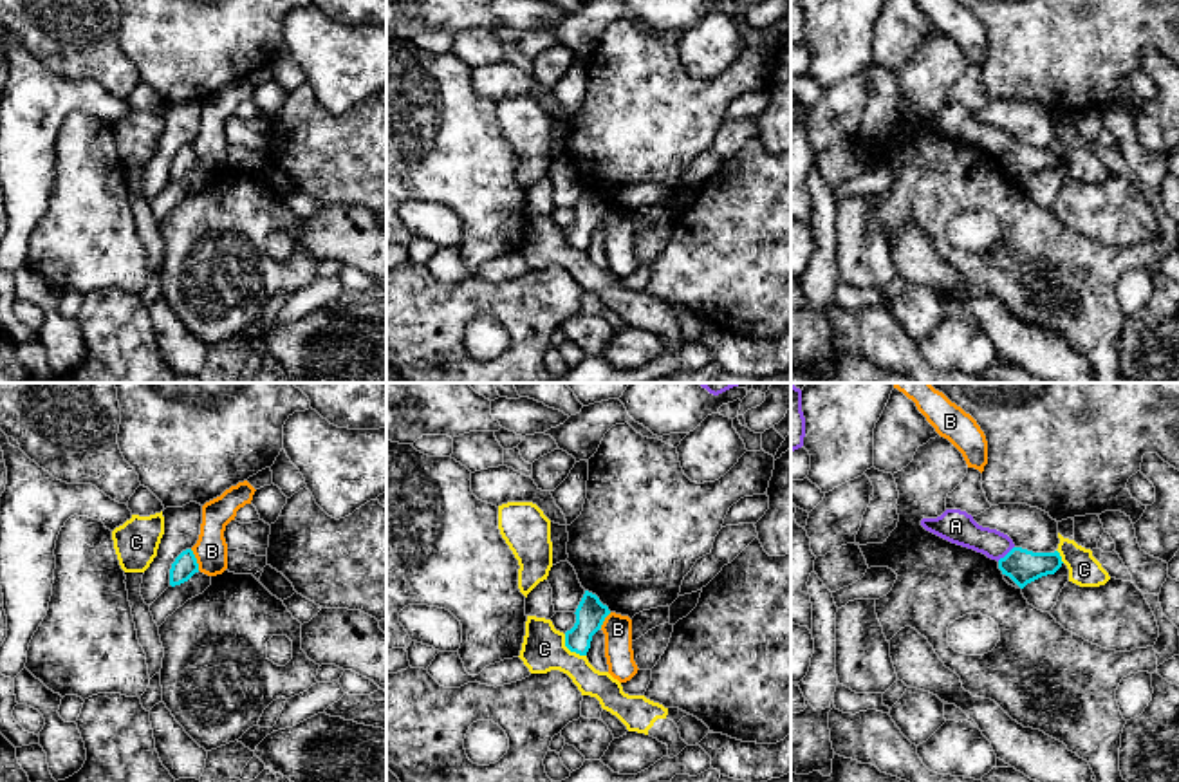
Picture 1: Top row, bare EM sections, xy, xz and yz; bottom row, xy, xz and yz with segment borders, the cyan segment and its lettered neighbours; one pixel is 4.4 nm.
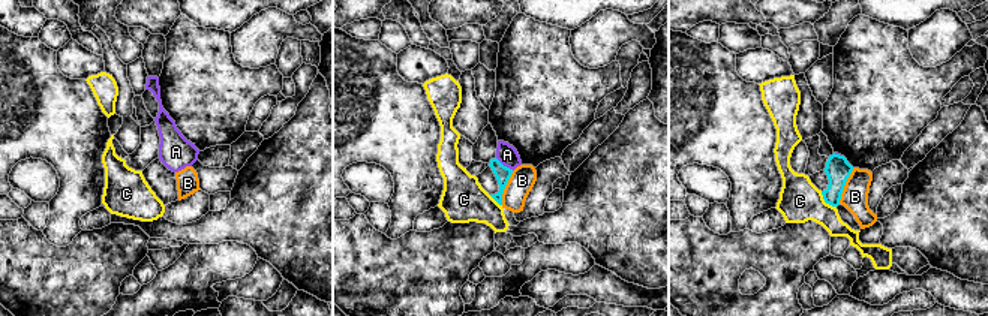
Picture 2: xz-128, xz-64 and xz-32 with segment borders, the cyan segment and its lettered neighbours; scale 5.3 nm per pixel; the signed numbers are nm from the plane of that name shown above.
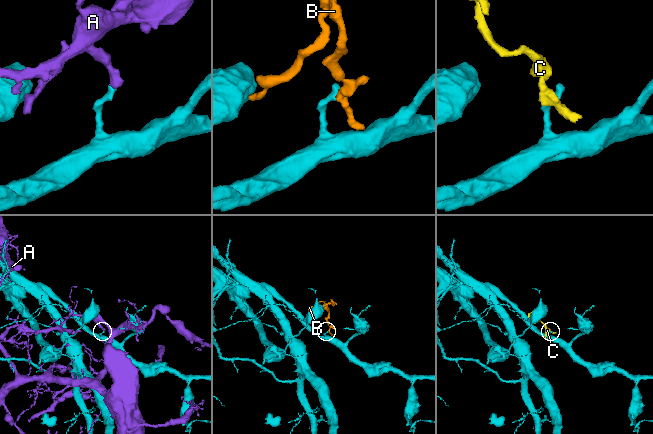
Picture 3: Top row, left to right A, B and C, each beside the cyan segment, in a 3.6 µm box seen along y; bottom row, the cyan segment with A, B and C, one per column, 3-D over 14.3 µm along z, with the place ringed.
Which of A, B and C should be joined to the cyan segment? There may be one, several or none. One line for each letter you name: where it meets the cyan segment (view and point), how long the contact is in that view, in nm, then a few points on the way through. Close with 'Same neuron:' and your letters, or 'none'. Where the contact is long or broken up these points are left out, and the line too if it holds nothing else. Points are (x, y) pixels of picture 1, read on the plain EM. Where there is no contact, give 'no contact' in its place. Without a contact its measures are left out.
Same neuron: none

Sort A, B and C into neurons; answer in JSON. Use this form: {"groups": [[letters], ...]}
{"groups": [["A"], ["B"], ["C"]]}

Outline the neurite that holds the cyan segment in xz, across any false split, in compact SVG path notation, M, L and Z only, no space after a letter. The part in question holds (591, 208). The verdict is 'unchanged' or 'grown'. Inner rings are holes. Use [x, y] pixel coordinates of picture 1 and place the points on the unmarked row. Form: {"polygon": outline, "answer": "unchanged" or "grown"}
{"polygon": "M585 186L574 209L576 219L571 226L565 228L565 242L571 247L587 251L592 231L601 224L610 206L599 197L596 190Z", "answer": "unchanged"}

